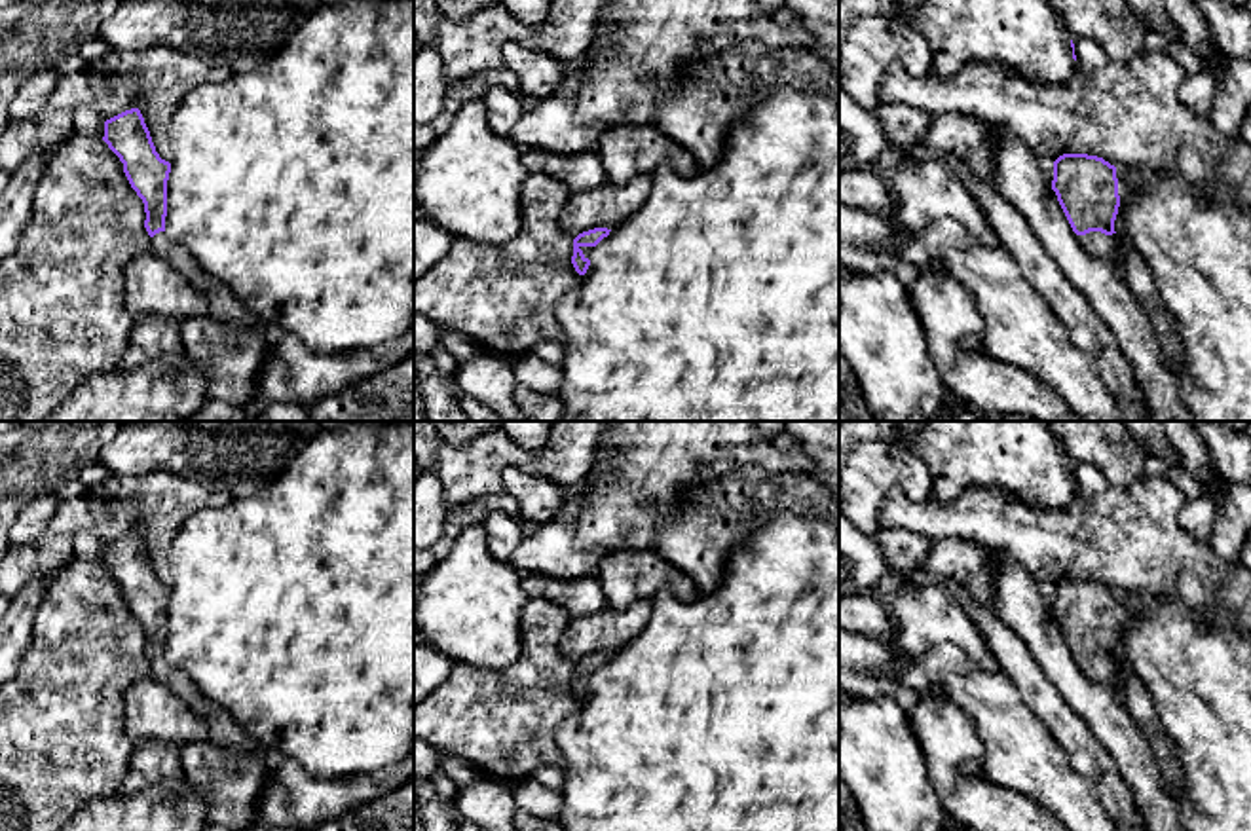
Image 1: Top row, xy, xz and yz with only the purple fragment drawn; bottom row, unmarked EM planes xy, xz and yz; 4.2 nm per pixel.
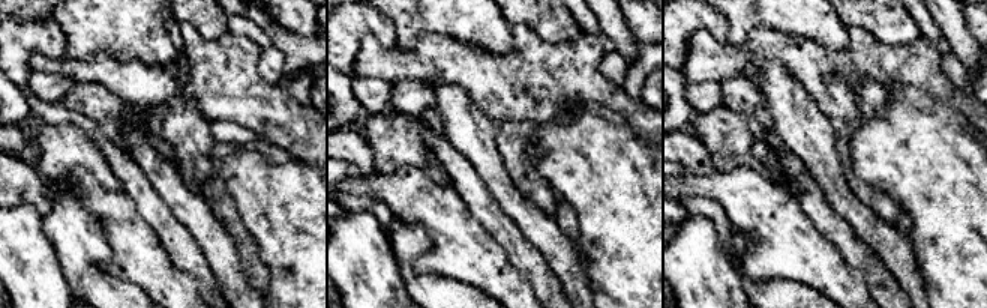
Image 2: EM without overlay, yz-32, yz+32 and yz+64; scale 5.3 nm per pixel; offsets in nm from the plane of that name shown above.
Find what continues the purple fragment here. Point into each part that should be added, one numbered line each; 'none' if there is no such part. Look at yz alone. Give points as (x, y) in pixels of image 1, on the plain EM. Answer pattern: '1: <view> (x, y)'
1: yz (1107, 672)

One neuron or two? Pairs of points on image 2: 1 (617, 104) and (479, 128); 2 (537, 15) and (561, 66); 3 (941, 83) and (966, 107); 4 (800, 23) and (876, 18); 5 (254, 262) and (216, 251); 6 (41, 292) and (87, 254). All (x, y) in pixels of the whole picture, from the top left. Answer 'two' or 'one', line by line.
1: two
2: two
3: one
4: two
5: two
6: two

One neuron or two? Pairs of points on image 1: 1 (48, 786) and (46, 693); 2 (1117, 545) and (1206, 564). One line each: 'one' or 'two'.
1: one
2: one

